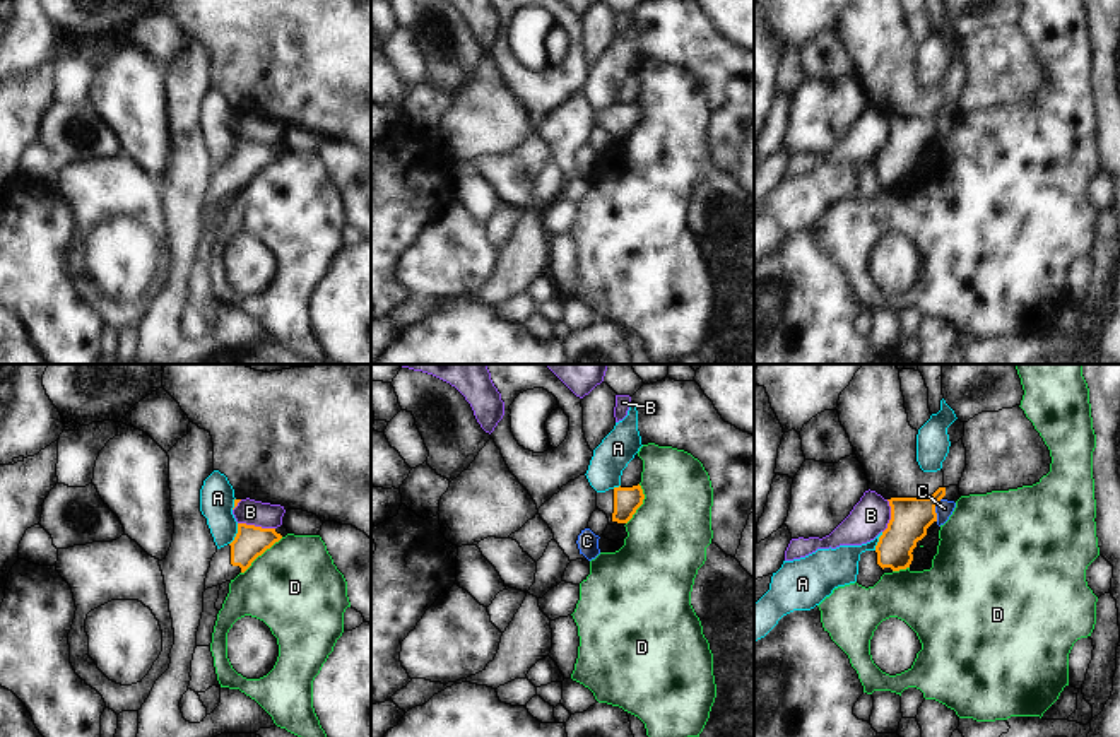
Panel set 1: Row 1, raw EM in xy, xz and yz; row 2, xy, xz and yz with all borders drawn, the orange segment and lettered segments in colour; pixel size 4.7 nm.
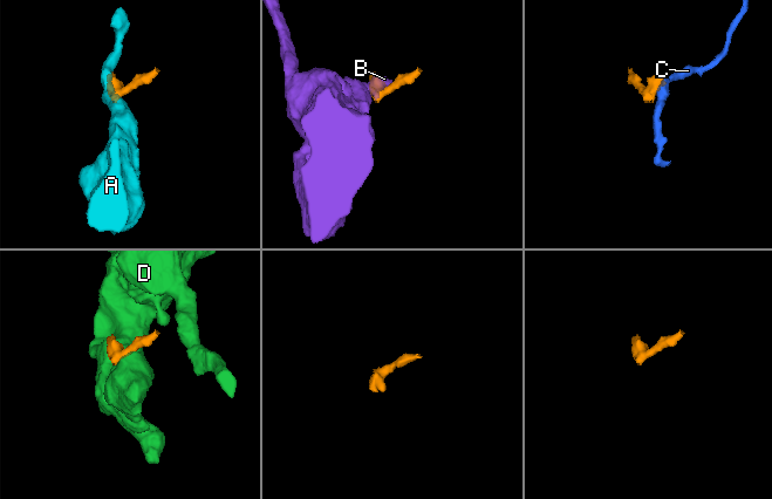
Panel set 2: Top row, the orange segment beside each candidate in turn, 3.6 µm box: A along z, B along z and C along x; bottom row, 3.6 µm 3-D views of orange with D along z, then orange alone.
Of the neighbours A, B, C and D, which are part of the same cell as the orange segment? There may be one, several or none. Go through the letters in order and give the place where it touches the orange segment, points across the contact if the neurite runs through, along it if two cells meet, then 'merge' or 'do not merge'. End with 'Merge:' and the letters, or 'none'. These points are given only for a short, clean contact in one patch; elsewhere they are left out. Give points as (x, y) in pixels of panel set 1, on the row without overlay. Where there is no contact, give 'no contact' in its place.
A: meets orange in xy at (236, 151); border along xy (238, 141), (238, 149), (229, 161); do not merge
B: meets orange in xy at (257, 144); border along xy (238, 139), (274, 146); do not merge
C: meets orange in yz at (934, 127); border along yz (941, 115), (936, 123), (936, 137); do not merge
D: meets orange in xy at (262, 170); do not merge
Merge: none

